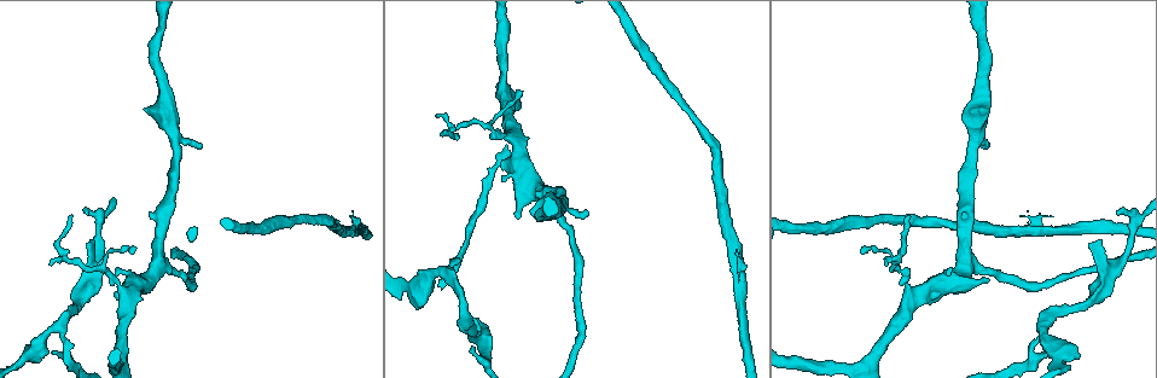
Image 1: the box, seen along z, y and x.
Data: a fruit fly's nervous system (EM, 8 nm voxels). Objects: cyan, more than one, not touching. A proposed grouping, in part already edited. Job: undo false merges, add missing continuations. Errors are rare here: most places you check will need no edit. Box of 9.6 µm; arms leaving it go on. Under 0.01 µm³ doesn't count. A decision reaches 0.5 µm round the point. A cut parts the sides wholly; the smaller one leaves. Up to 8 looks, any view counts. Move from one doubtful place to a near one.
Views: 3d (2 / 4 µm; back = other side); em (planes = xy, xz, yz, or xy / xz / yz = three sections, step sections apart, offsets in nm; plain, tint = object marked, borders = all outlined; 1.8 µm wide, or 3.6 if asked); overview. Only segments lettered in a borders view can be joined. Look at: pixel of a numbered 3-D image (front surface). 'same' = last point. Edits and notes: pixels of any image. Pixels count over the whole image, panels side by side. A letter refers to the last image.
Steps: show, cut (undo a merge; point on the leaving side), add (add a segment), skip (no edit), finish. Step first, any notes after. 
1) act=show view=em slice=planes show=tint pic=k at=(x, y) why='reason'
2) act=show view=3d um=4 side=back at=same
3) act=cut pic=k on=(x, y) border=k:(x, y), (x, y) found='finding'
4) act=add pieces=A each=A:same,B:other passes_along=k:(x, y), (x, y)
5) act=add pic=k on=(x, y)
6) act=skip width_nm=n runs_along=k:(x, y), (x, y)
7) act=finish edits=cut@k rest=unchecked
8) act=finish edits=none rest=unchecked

act=show view=3d um=2 pic=1 at=(1101, 242) why='an open end'

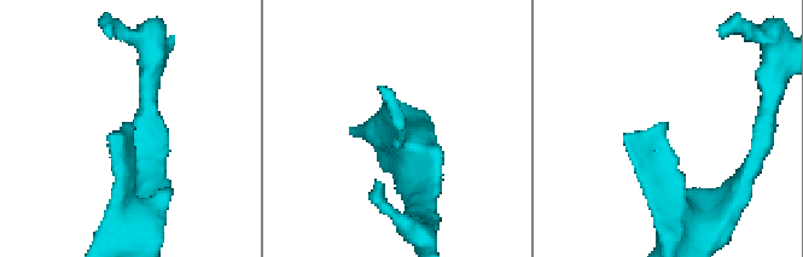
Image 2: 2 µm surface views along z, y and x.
act=show view=em um=3.6 slice=planes show=borders pic=2 at=(665, 122) why='now the EM'

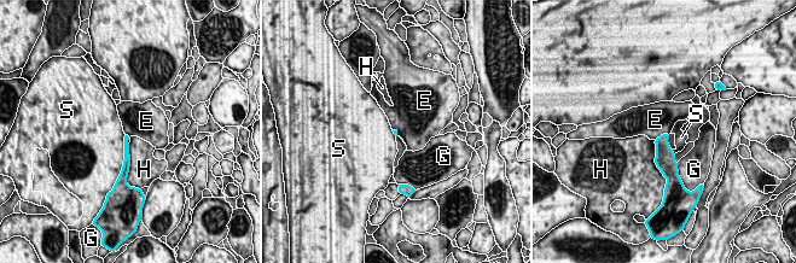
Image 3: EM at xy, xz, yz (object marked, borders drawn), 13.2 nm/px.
act=skip each=E:other,G:other,H:other,S:other runs_along=3:(127, 136), (126, 168), (123, 170) found='none of them fits'

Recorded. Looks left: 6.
act=show view=em slice=xz step=4 show=borders pic=1 at=(988, 278) why='stops while still wide'

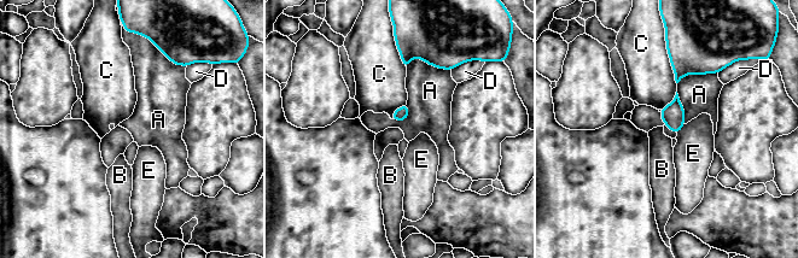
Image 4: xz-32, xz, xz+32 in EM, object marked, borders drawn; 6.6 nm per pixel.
act=show view=em slice=planes show=borders at=same

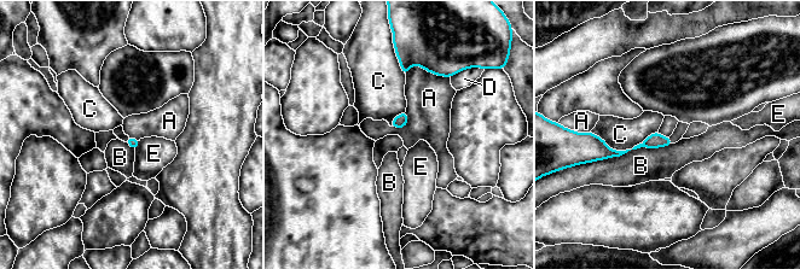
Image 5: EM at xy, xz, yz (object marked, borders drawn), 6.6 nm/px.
act=skip longest_contact=B:550nm each=A:other,B:other,C:other,D:other,E:other found='no lettered segment goes on from it'

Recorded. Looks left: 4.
act=show view=em um=3.6 slice=xy step=16 show=borders pic=1 at=(201, 144) why='an open end'

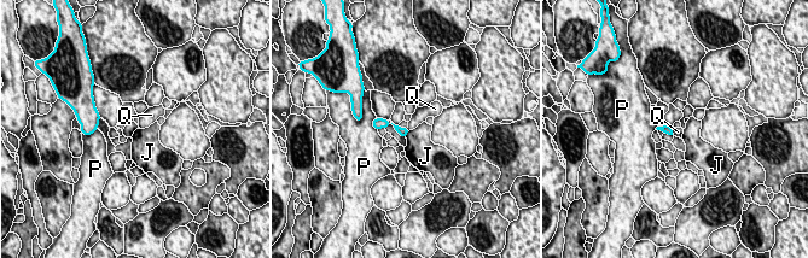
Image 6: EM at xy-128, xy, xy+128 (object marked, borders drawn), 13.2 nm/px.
act=show view=em um=3.6 slice=planes show=borders at=same

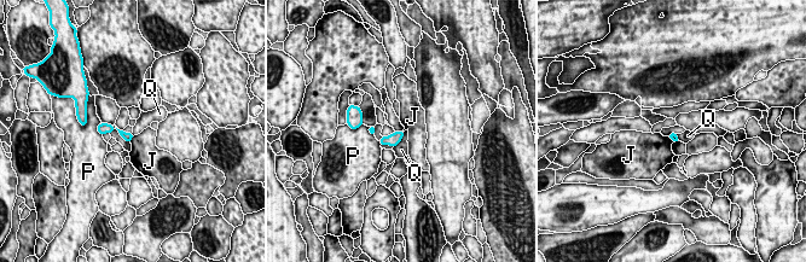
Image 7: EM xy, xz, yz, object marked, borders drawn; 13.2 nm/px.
act=skip each=J:other,P:other,Q:other border=7:(404, 132), (404, 135), (393, 147) found='no lettered segment goes on from it'

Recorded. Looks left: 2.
act=finish edits=none rest=unchecked

